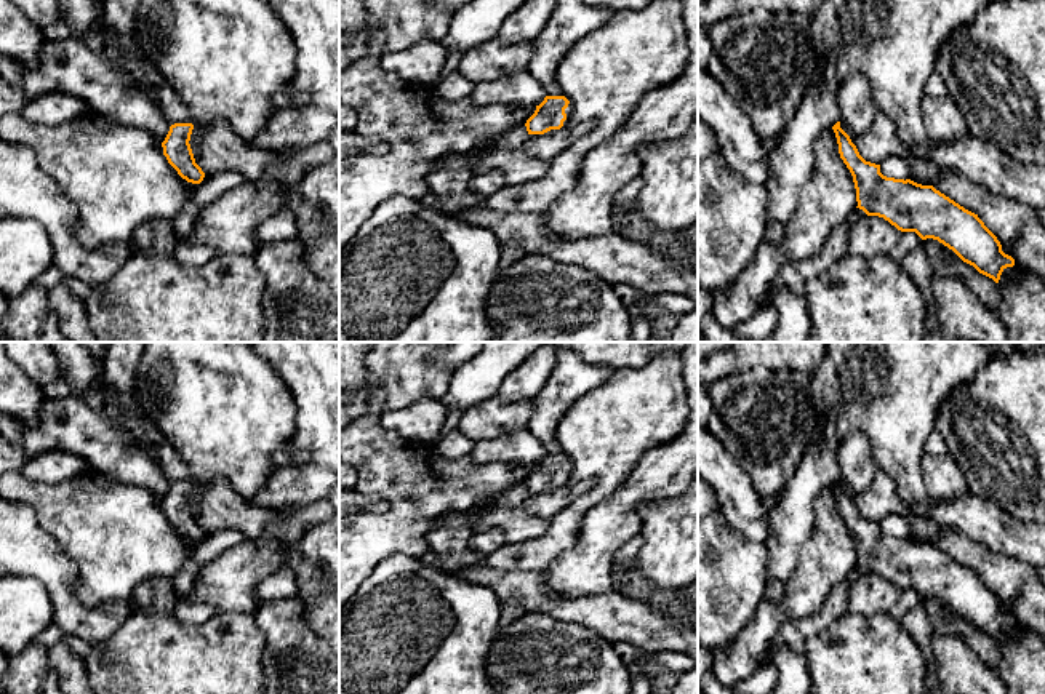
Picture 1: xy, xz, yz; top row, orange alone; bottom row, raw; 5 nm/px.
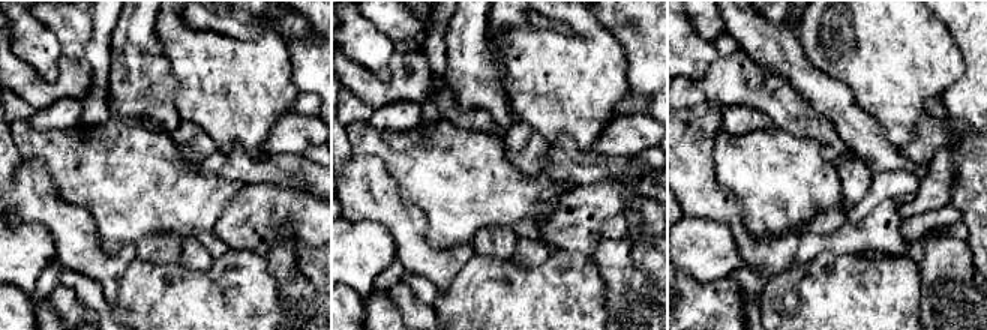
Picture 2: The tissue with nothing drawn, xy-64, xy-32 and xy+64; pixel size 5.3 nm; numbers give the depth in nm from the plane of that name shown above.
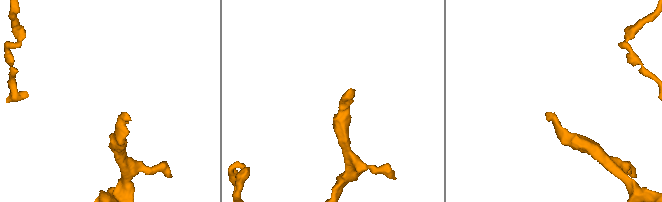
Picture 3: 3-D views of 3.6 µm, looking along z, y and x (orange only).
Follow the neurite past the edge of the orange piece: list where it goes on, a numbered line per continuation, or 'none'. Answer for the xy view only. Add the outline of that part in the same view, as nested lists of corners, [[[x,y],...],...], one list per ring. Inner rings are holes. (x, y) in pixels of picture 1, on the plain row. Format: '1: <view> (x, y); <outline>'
none

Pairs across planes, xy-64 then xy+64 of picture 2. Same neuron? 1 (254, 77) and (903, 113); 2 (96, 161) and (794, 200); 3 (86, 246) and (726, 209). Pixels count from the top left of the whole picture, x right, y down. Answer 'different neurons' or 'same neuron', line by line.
1: same neuron
2: same neuron
3: same neuron

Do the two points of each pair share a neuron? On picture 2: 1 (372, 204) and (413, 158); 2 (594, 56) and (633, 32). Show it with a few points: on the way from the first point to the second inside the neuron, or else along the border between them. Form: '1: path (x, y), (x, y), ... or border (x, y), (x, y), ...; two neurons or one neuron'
1: border (371, 153), (381, 159), (401, 194), (417, 206); two neurons
2: border (596, 15), (623, 48), (627, 75); two neurons

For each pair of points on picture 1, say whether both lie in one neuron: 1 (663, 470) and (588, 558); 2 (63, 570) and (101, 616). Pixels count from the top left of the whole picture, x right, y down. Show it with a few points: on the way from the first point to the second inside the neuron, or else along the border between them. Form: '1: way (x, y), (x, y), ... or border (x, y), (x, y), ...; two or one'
1: way (640, 490), (600, 536); one
2: way (63, 586), (63, 595), (85, 616); one

